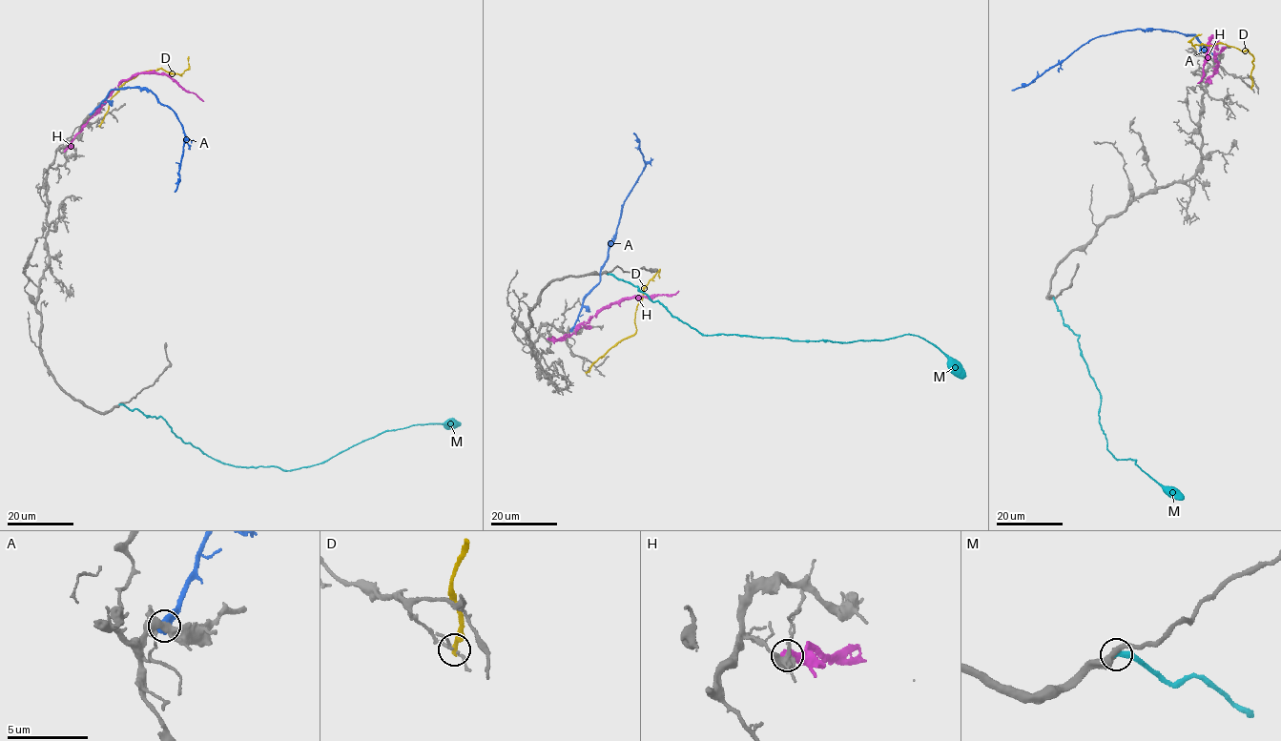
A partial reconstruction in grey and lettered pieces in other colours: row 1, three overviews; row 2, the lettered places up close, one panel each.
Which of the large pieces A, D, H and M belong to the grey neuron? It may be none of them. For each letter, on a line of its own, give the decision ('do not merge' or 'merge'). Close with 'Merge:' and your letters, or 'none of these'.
A: do not merge
D: do not merge
H: do not merge
M: merge
Merge: M

